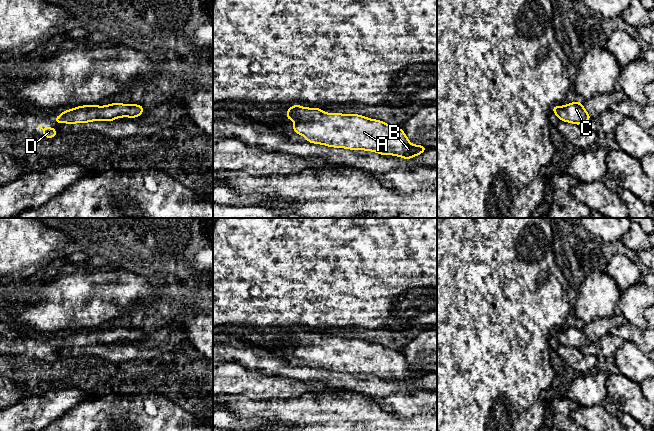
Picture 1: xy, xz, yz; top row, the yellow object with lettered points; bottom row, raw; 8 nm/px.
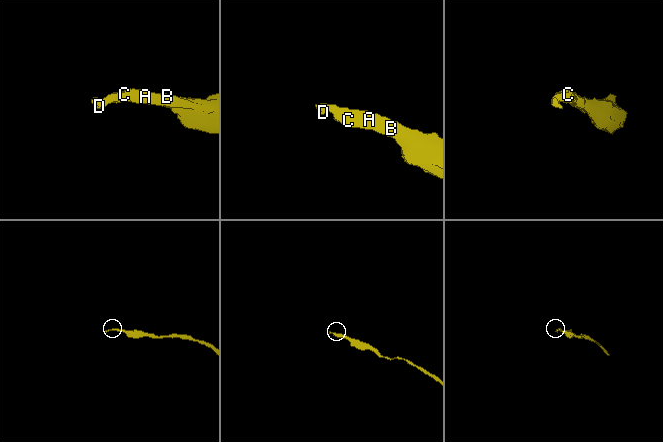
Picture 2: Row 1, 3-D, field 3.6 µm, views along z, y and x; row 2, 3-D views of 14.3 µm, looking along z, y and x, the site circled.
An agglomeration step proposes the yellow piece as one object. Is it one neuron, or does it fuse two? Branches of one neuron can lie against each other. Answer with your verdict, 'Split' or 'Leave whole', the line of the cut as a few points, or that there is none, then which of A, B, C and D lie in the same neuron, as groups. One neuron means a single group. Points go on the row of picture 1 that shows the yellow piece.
Leave whole. No split. Groups: A B C D

